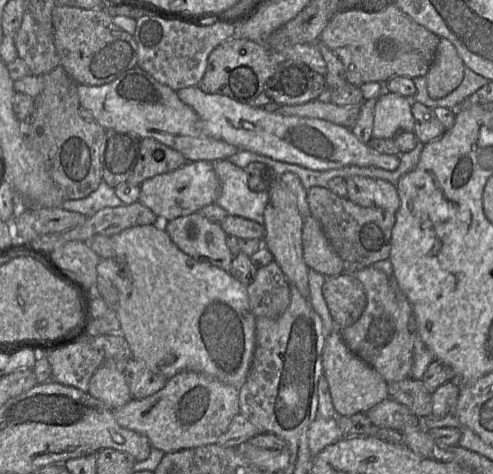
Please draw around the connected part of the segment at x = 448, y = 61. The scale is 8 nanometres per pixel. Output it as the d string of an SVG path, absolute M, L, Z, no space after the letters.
M440 38L426 77L430 97L438 99L454 91L464 78L465 64L455 46Z

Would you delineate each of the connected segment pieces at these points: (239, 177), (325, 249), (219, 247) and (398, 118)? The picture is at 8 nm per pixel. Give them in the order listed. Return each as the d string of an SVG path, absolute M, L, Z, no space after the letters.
M228 159L211 163L220 182L220 193L215 203L230 215L253 220L264 226L268 192L250 190L244 170Z
M308 215L302 227L303 258L308 268L326 276L336 276L344 272L344 265L319 222Z
M195 212L162 222L162 226L173 243L186 255L230 271L233 256L226 244L227 234L220 223L213 223Z
M382 85L382 94L377 98L374 110L372 138L394 139L400 133L414 132L414 117L410 99L400 94L388 92Z

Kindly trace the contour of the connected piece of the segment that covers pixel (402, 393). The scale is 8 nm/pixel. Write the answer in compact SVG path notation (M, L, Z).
M406 378L387 383L387 389L391 399L406 406L421 421L430 417L432 394L426 390L421 380Z

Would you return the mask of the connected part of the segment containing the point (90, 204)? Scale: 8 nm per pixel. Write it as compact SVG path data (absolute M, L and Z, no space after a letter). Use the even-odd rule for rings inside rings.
M102 180L98 188L89 196L83 199L65 200L61 208L91 217L104 208L120 207L122 205L124 204L117 197L114 188Z

